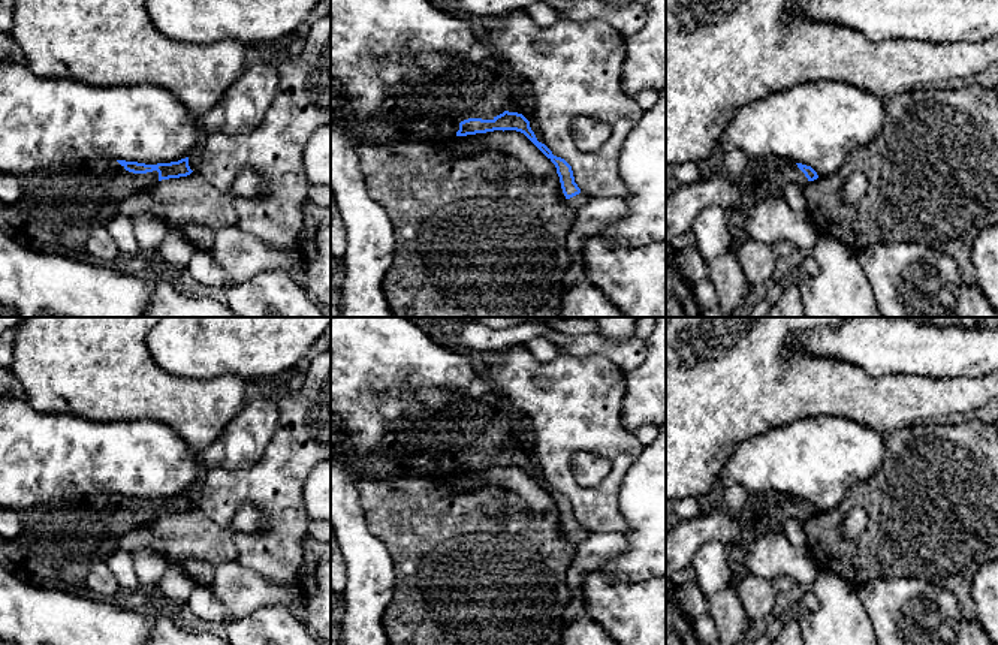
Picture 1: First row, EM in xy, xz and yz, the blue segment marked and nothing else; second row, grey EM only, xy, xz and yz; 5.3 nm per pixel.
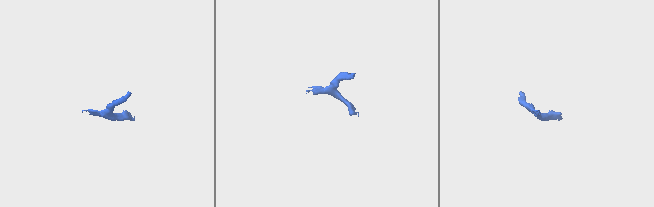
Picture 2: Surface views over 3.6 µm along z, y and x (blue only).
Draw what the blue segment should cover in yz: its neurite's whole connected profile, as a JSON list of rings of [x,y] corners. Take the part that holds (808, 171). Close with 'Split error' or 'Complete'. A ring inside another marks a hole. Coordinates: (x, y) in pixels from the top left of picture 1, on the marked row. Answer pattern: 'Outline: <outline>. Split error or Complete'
Outline: [[[784,157],[750,159],[741,181],[742,198],[745,204],[781,198],[787,184],[796,183],[803,187],[817,178],[818,175],[811,166]]]. Split error

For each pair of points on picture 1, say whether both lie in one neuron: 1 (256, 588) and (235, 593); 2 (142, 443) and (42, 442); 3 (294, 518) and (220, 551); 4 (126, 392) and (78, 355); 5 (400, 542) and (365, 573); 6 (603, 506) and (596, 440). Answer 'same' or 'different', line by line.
1: same
2: same
3: different
4: same
5: different
6: same

